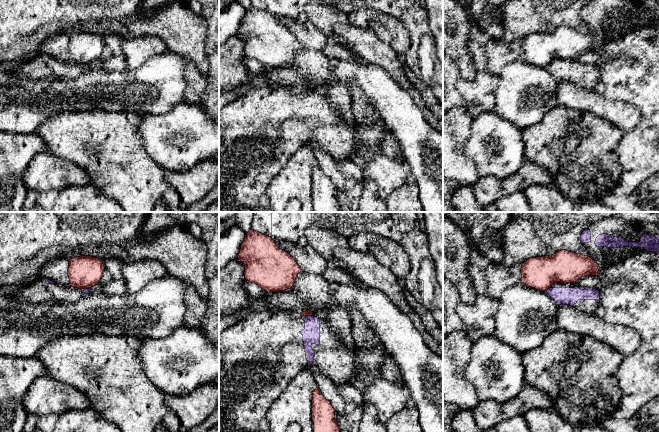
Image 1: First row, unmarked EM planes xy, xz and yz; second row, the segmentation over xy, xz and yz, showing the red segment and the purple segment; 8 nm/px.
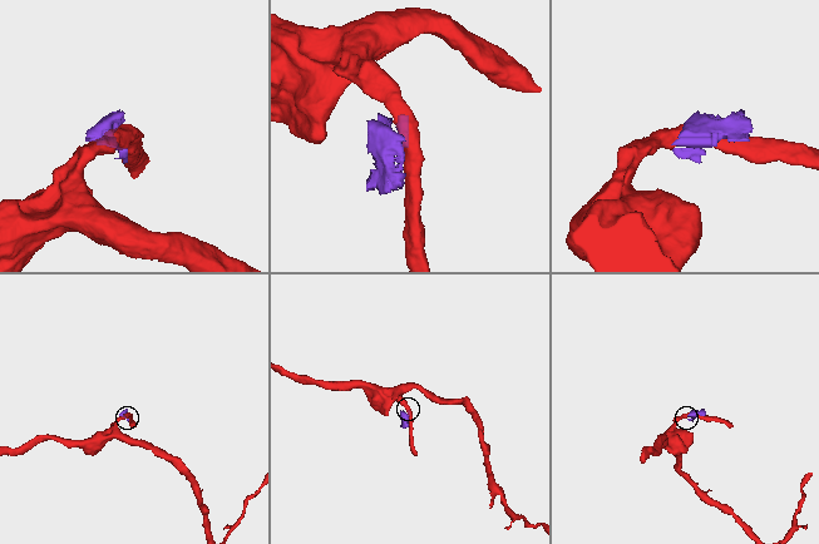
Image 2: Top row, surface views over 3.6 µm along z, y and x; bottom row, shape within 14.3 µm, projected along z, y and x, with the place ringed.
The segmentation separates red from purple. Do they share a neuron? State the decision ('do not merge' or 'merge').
do not merge

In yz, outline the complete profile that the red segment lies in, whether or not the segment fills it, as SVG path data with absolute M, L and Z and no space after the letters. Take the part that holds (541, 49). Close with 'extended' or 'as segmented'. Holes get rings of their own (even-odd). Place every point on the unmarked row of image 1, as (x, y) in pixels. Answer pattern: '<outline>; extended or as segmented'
M567 26L554 31L528 35L522 39L524 61L547 67L555 59L575 59L584 52L598 52L599 41L589 32Z; as segmented

